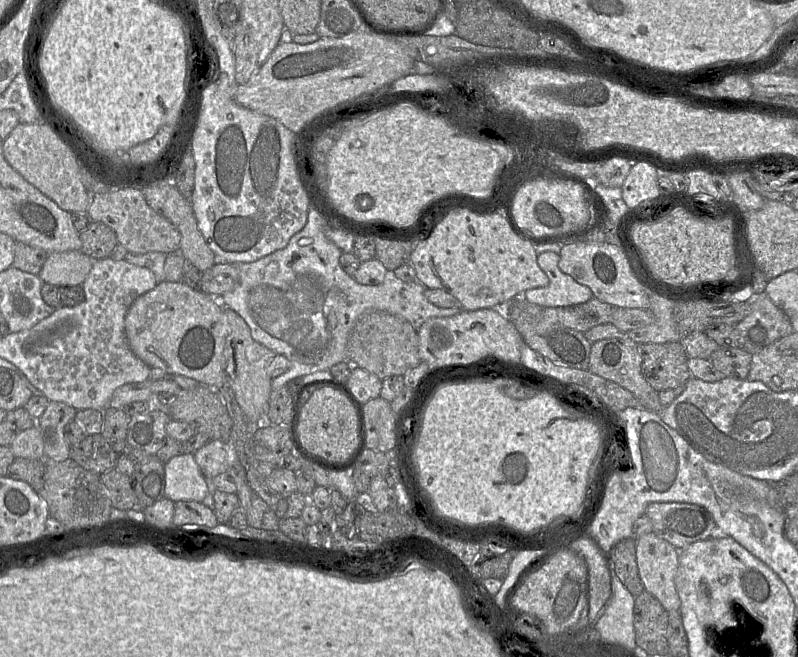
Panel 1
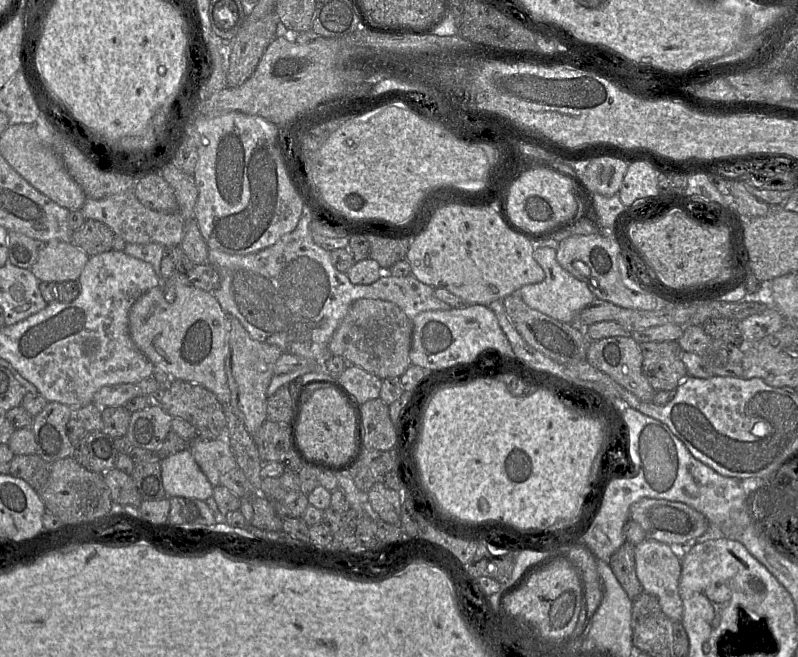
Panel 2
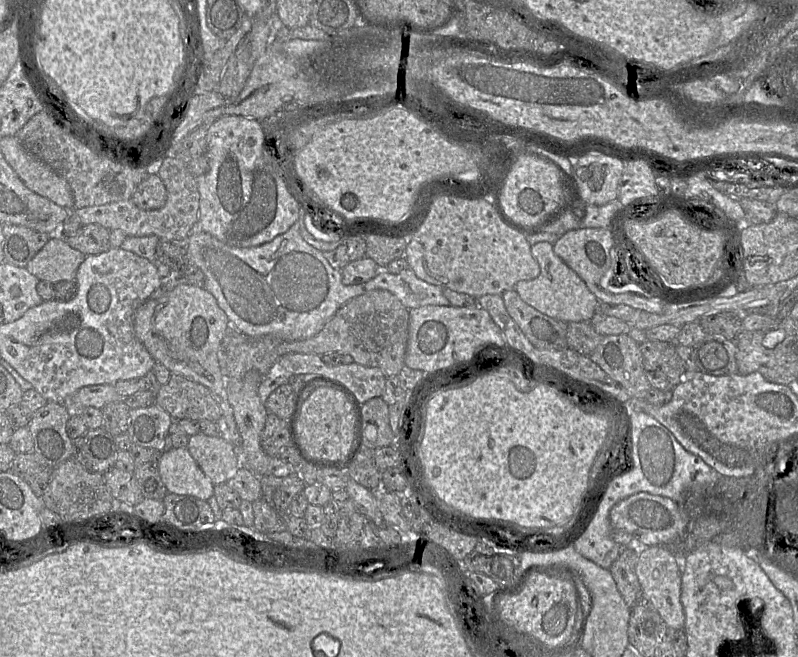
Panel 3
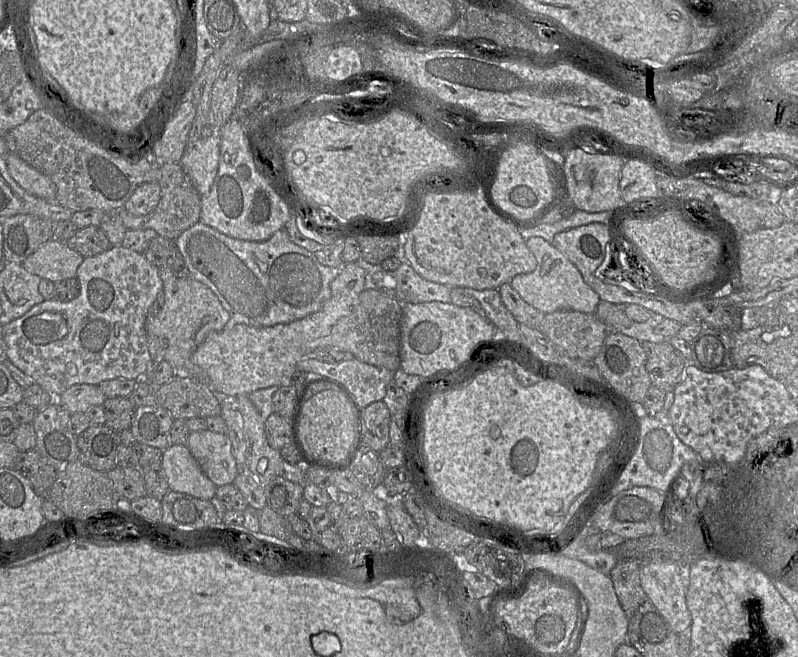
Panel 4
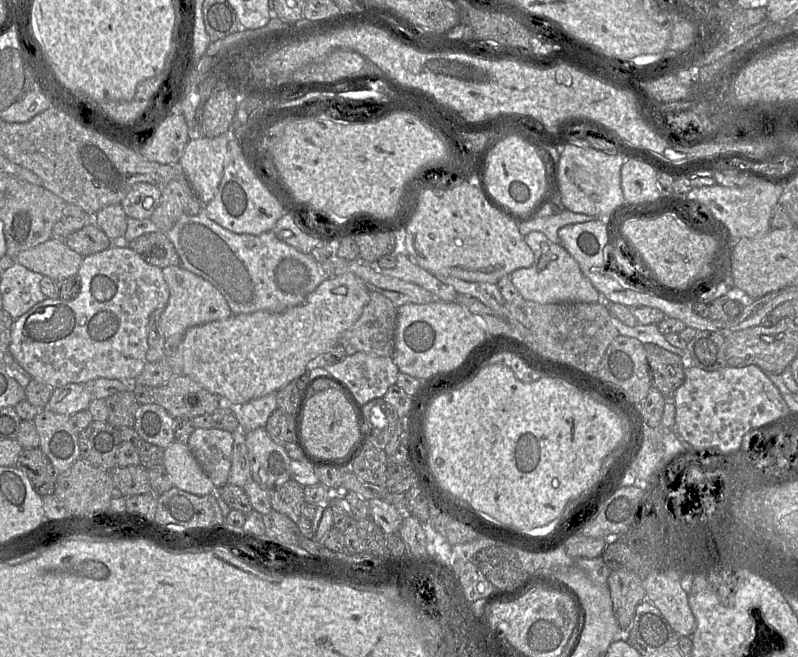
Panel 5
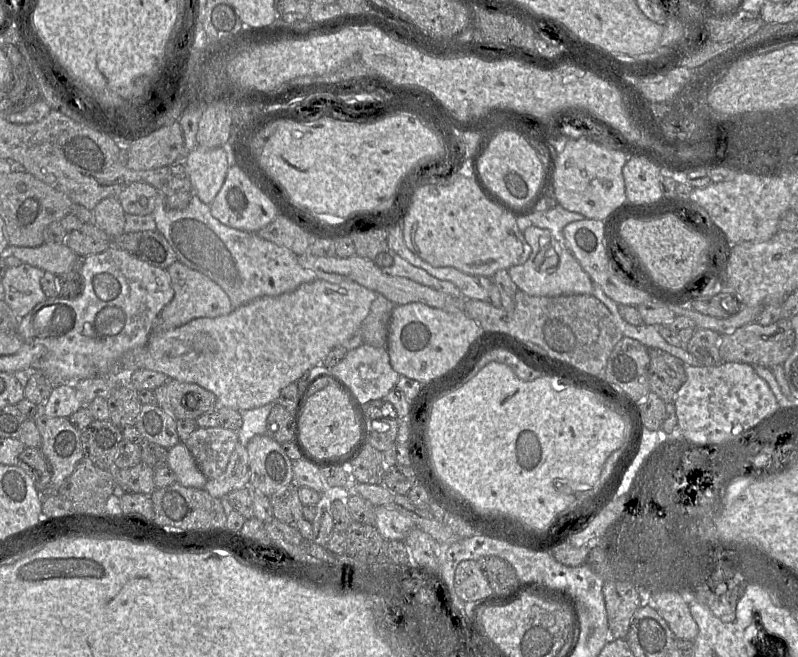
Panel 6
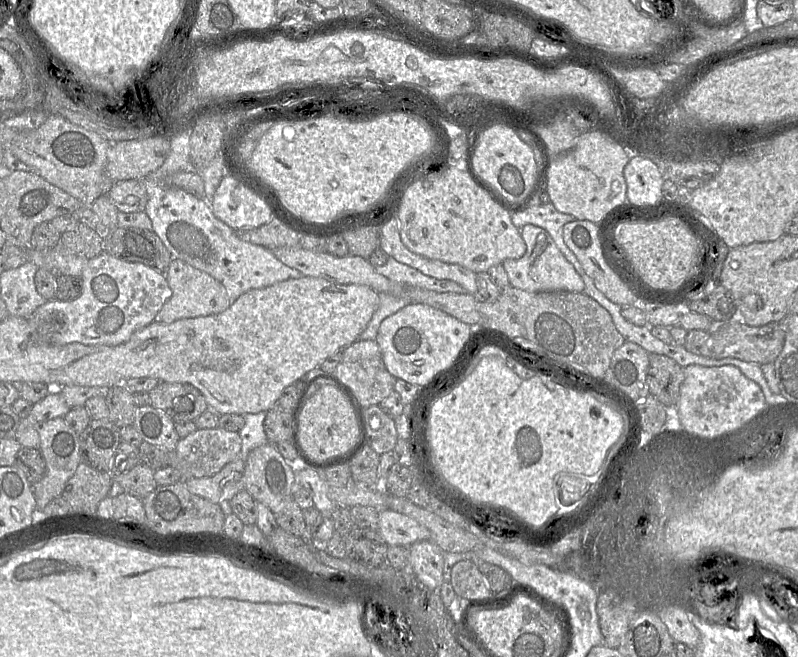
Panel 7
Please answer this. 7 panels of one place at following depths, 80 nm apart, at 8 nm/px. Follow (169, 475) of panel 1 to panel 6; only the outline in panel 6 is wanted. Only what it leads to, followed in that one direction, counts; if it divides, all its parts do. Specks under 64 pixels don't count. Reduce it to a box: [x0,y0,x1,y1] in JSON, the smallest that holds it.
[167,442,208,489]

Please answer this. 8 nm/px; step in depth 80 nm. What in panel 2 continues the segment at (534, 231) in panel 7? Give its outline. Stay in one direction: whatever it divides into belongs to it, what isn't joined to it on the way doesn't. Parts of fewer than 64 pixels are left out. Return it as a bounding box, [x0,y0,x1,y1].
[519,247,595,325]

